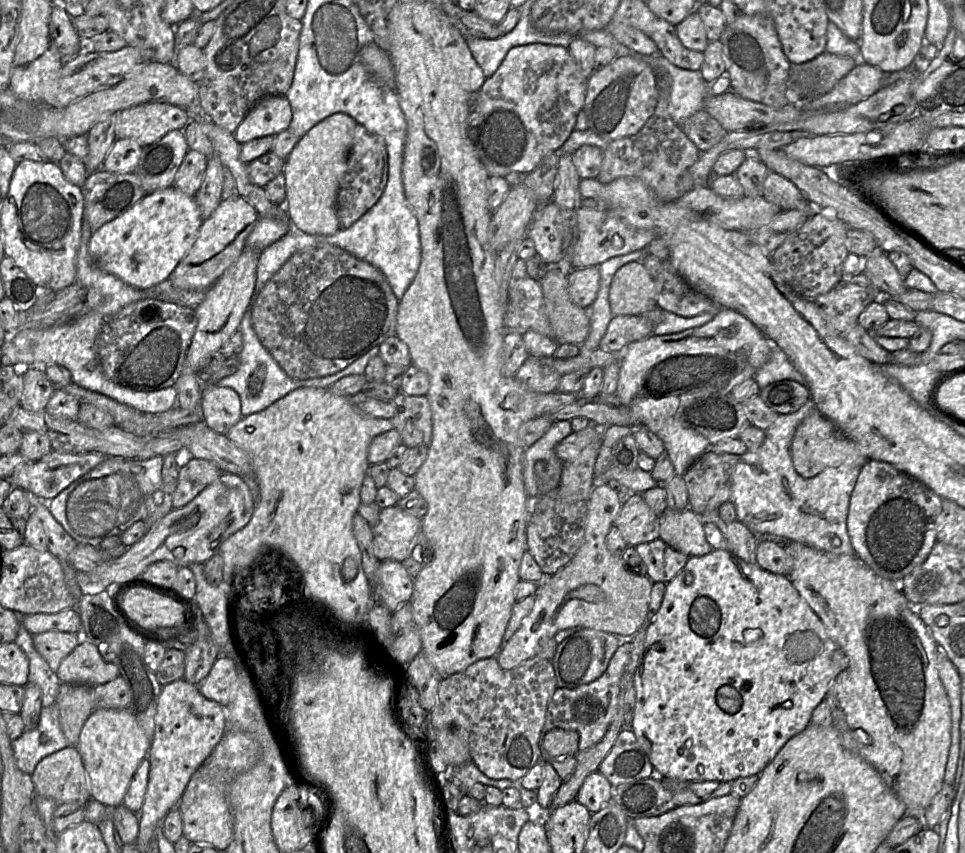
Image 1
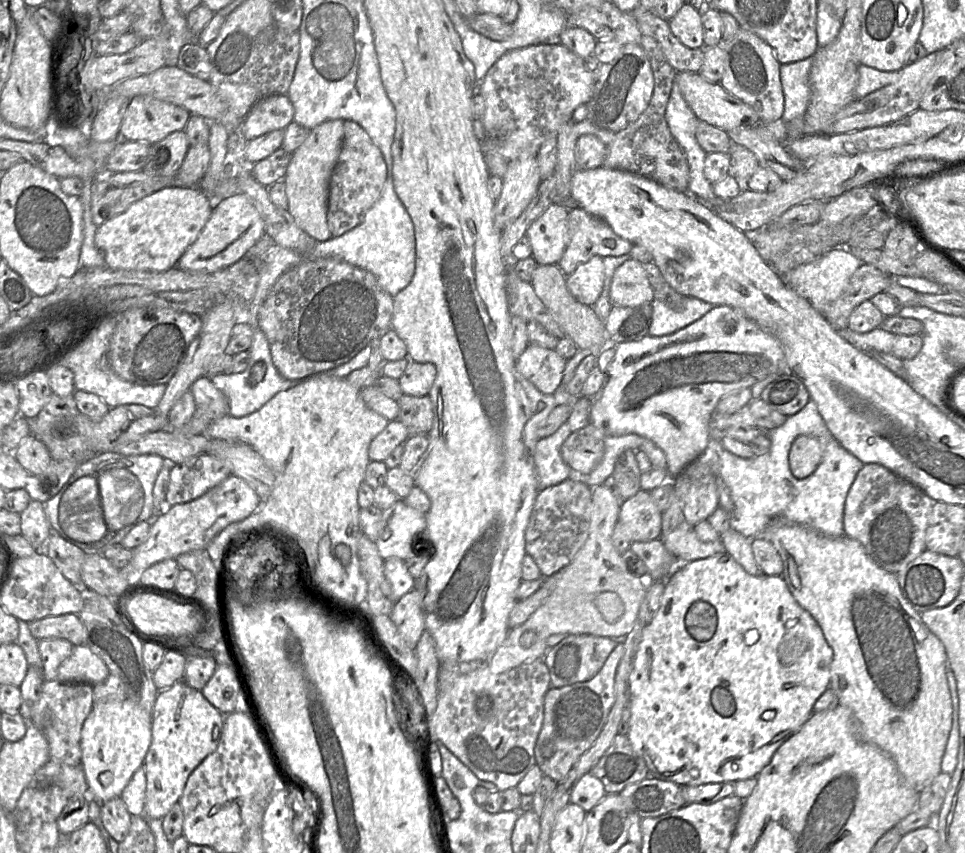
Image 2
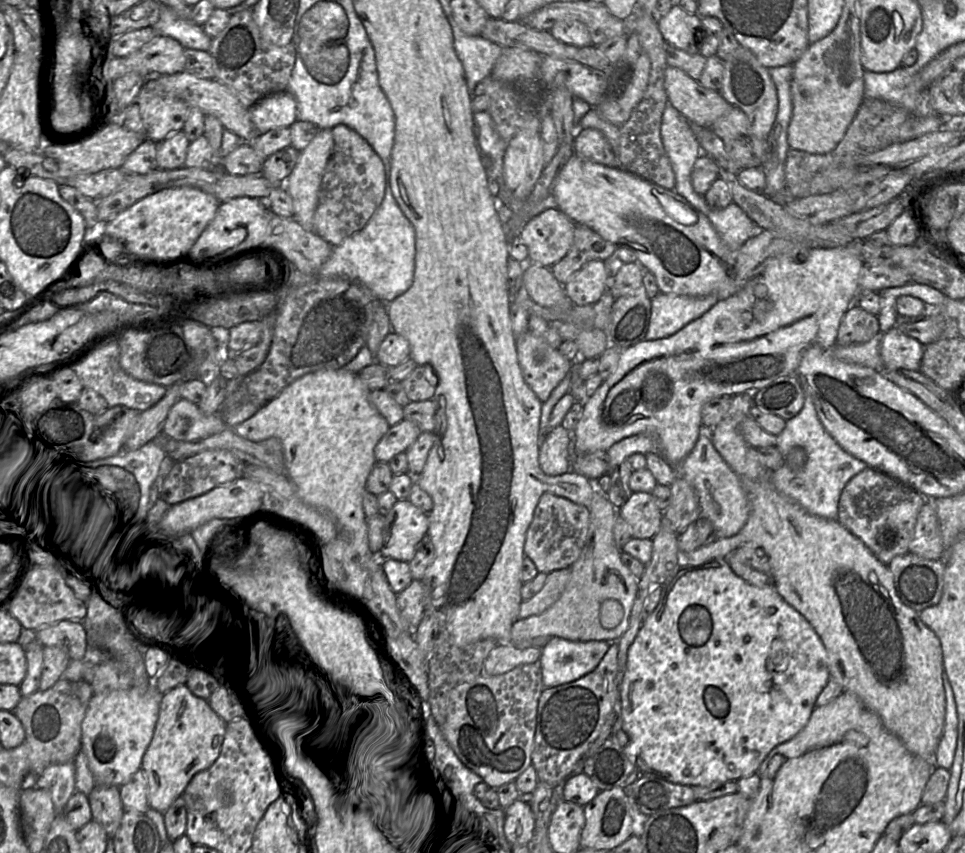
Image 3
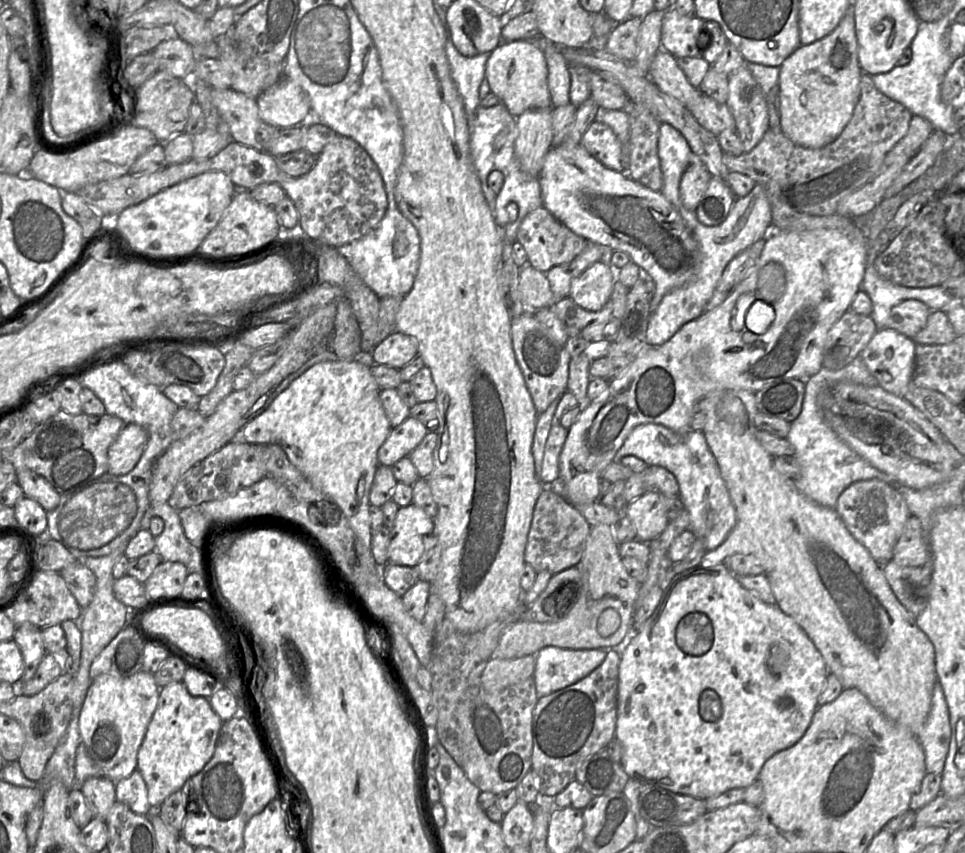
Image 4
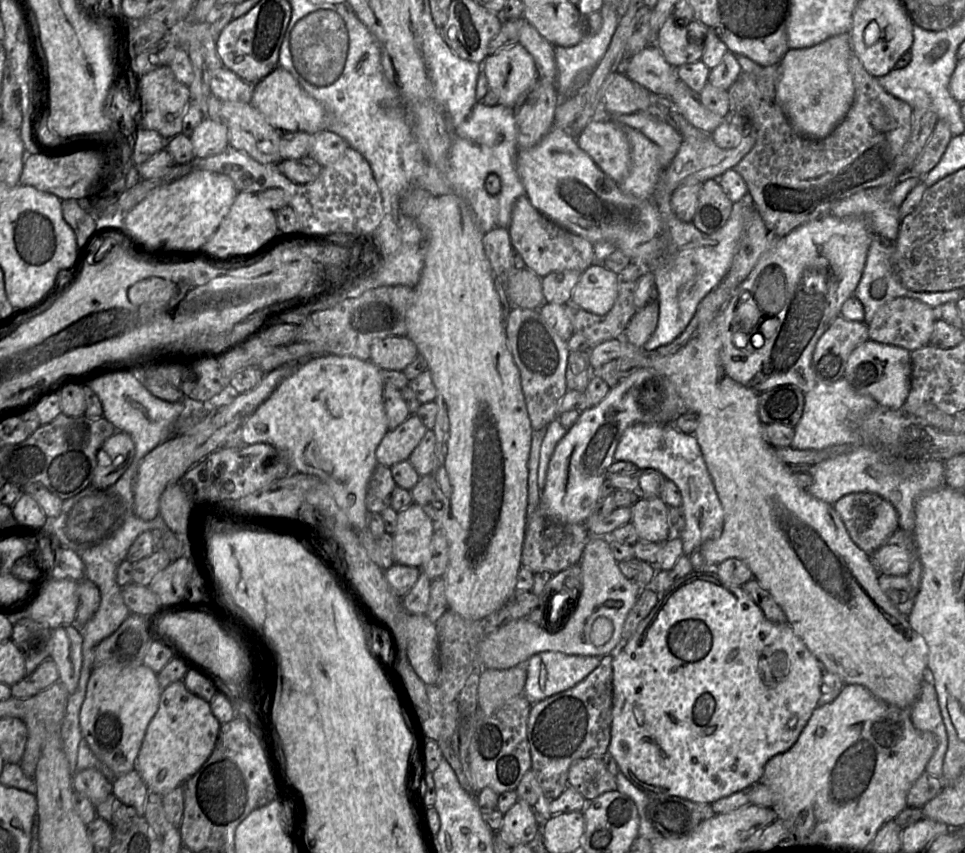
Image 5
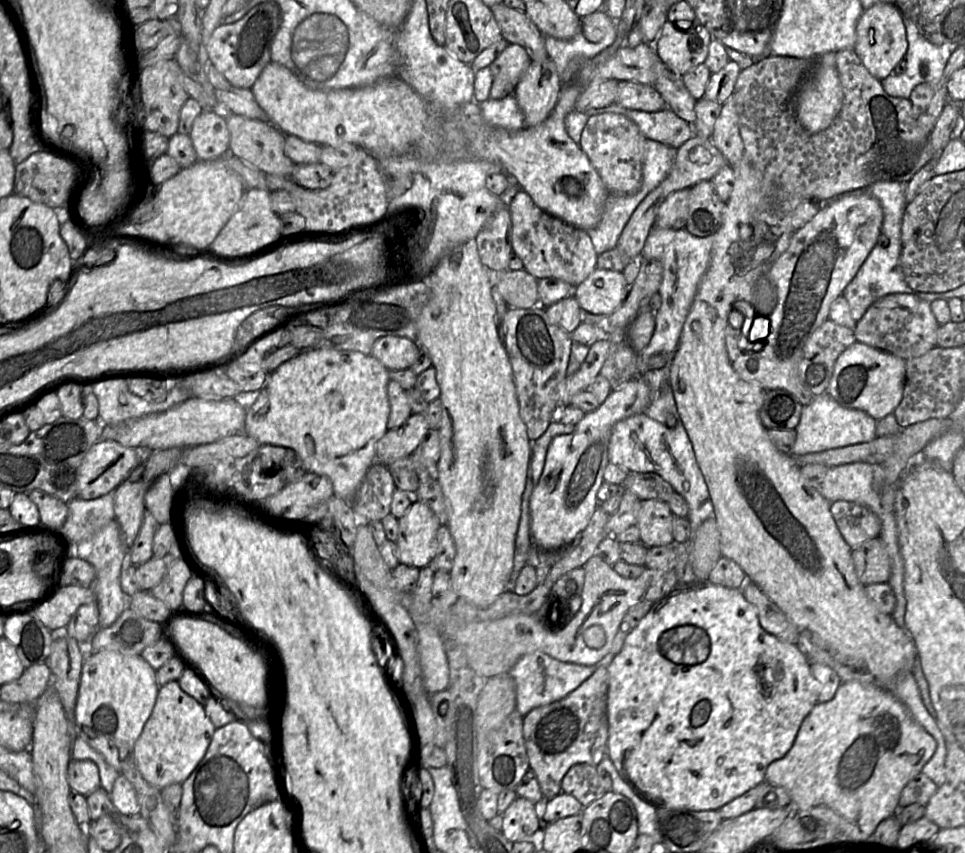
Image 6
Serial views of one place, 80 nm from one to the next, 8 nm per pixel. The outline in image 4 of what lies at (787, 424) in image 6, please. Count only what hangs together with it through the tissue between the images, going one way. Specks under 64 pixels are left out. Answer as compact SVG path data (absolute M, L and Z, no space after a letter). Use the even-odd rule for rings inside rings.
M786 378L766 385L755 394L758 411L789 423L793 422L802 411L805 381Z

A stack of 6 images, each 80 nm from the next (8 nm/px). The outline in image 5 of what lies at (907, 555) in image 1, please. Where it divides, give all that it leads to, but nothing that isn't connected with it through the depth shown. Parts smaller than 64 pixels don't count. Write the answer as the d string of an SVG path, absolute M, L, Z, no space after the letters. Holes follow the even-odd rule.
M850 493L834 505L853 542L864 552L872 555L896 530L899 529L898 513L894 506L877 494Z

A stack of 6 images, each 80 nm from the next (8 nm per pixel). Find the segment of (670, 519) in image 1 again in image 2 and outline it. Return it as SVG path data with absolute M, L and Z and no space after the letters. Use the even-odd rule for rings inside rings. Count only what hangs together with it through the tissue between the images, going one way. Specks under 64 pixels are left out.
M685 521L663 536L662 542L666 549L682 562L707 558L725 551L721 539L713 542L703 542L695 533L694 526Z

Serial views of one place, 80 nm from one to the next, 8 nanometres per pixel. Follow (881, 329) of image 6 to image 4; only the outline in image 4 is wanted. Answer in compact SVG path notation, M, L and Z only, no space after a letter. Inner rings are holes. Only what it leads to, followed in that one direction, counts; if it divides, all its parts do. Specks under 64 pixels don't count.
M905 299L891 309L885 328L894 329L912 339L926 325L930 312L924 302Z

